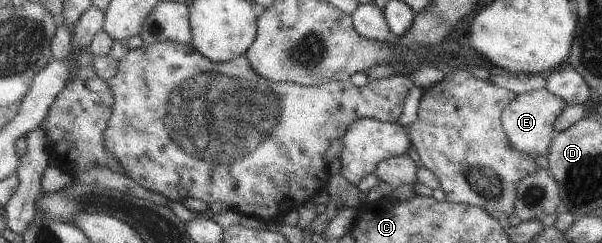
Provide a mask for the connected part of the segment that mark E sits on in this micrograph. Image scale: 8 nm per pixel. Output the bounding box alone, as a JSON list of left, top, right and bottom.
[501,88,567,158]

